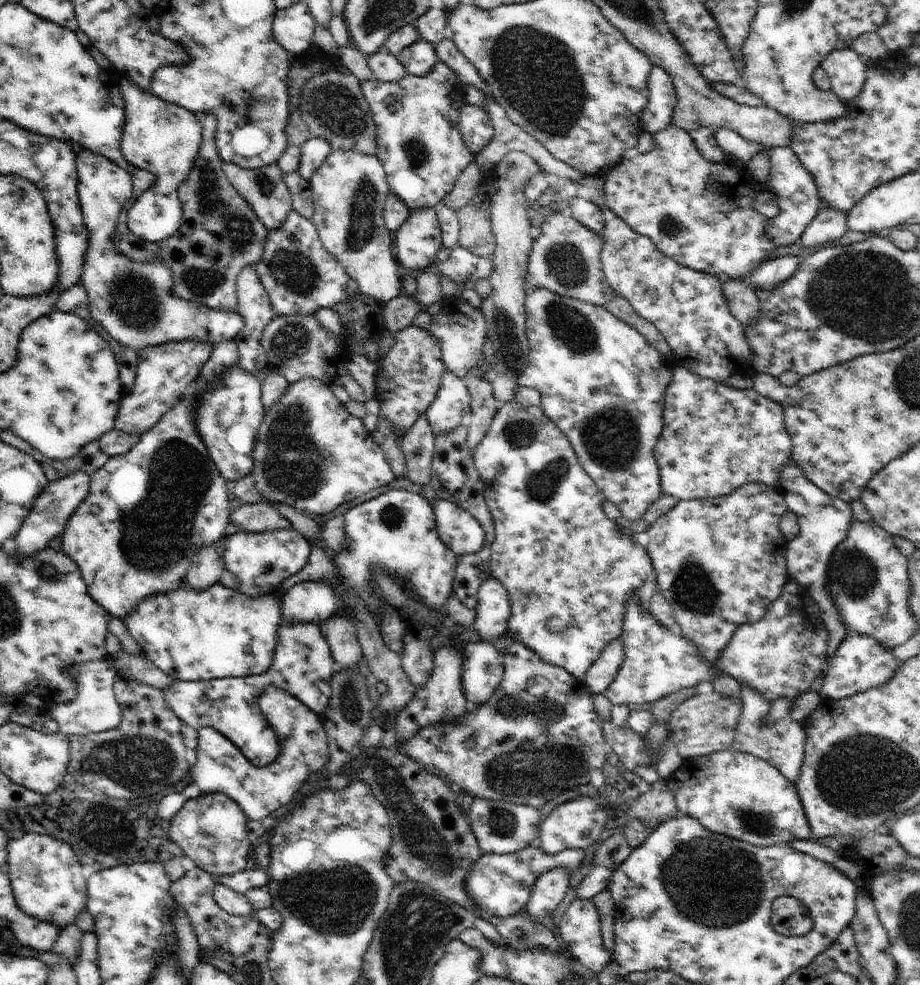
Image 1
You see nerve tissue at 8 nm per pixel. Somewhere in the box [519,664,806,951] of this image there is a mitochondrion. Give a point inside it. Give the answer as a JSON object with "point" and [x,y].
{"point":[717,885]}

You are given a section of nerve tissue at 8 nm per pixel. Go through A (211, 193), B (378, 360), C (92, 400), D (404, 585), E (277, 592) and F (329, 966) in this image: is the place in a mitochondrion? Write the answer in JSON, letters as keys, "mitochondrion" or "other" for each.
{"A":"mitochondrion","B":"other","C":"other","D":"other","E":"other","F":"other"}

